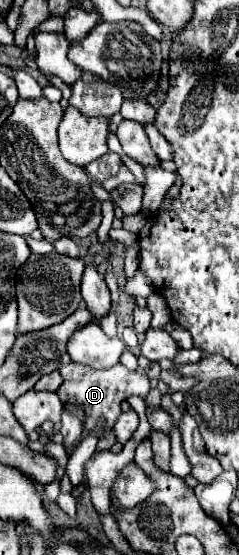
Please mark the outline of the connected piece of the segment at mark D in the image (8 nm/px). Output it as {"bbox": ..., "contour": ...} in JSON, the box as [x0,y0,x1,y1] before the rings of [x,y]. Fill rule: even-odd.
{"bbox":[56,362,150,436],"contour":[[[70,362],[60,368],[60,376],[64,382],[56,390],[56,394],[60,396],[64,408],[82,422],[86,432],[94,432],[98,422],[104,418],[104,430],[100,436],[104,436],[116,424],[116,418],[120,416],[120,404],[124,400],[128,400],[130,396],[140,396],[146,400],[146,394],[150,392],[150,380],[146,378],[146,374],[142,374],[140,370],[132,372],[122,364],[116,364],[108,370],[88,370],[88,366]]]}

